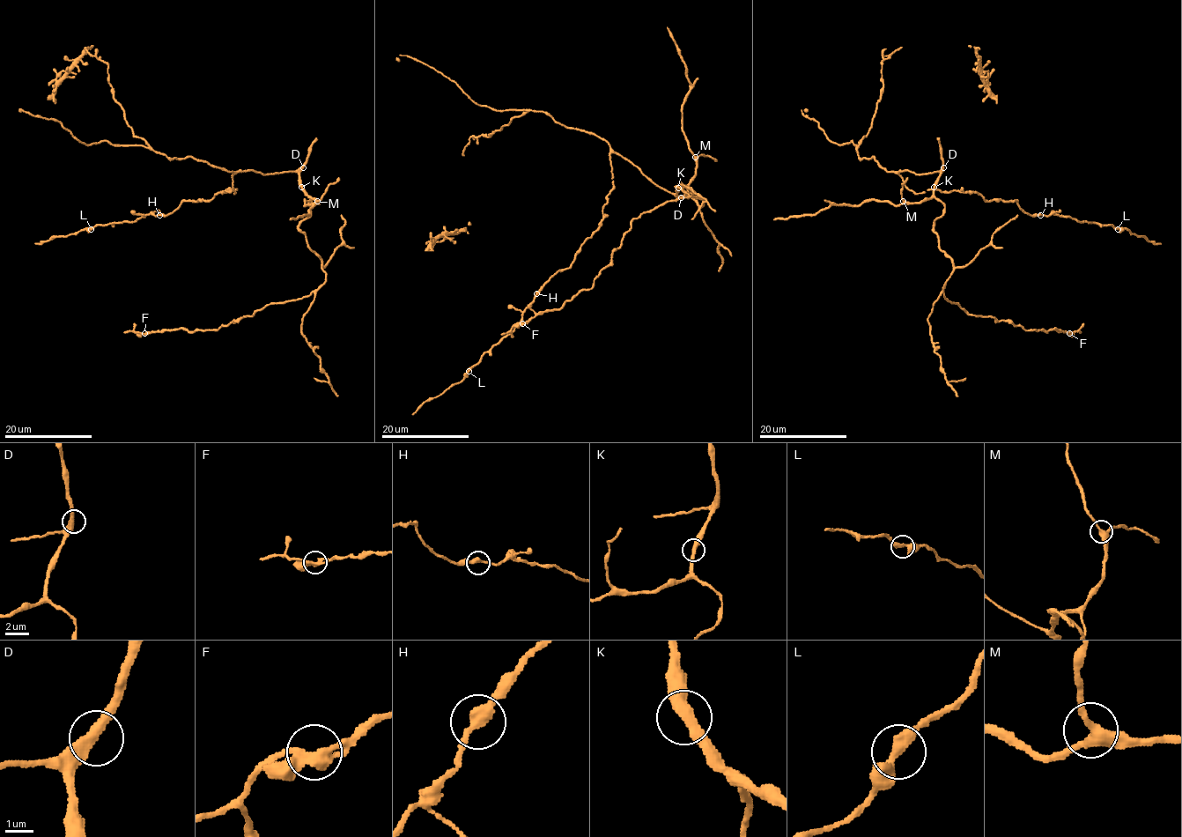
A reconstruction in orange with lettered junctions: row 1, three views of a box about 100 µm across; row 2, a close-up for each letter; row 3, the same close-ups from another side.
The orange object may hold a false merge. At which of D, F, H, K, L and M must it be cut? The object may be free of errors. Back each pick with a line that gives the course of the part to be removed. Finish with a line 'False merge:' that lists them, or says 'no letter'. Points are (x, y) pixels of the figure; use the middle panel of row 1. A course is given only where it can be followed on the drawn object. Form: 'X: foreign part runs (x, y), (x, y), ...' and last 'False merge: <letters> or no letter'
False merge: no letter

